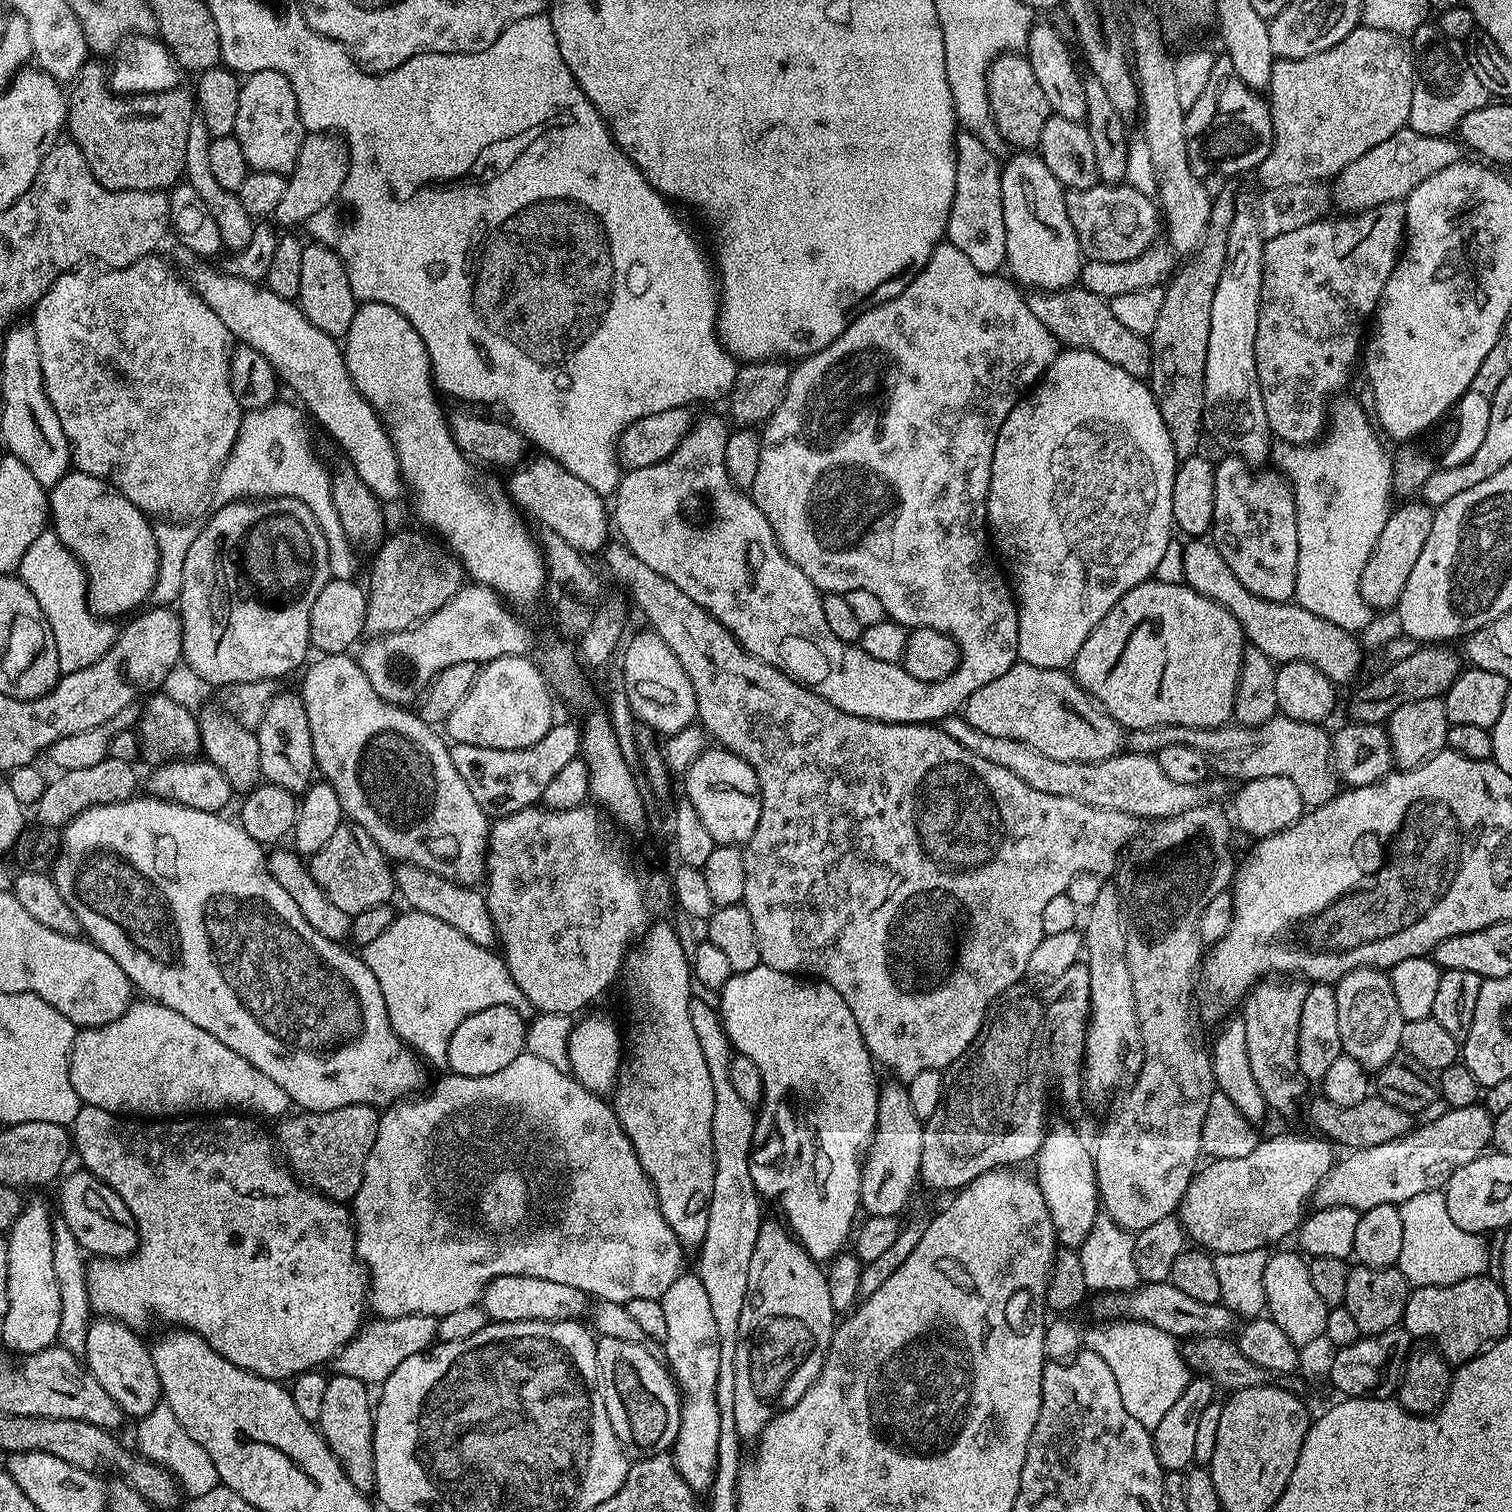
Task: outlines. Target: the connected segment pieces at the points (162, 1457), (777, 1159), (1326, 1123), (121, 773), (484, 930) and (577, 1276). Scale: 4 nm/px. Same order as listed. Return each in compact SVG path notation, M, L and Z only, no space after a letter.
M161 1402L158 1406L154 1406L150 1414L139 1417L137 1424L140 1425L136 1428L135 1451L150 1462L162 1465L175 1478L185 1497L210 1494L210 1490L221 1487L220 1475L214 1466L214 1458L210 1458L210 1454L206 1454L204 1447L194 1442L190 1434L186 1434L182 1422L174 1418L174 1410L170 1410L168 1404Z
M760 963L754 970L737 972L718 993L718 1011L720 1019L724 1021L724 1036L736 1047L735 1051L742 1056L748 1056L758 1066L760 1077L764 1083L764 1099L756 1118L756 1129L752 1139L752 1157L750 1158L750 1178L754 1182L756 1191L761 1197L776 1196L776 1204L780 1207L779 1215L789 1232L799 1240L800 1245L816 1259L817 1262L831 1261L833 1256L841 1255L845 1251L844 1243L849 1243L854 1232L856 1212L860 1208L860 1170L862 1157L867 1153L872 1135L876 1132L878 1122L878 1098L880 1088L876 1084L876 1076L872 1073L874 1061L868 1052L866 1042L862 1038L862 1030L858 1030L858 1022L854 1022L854 1014L850 1014L850 1006L842 1002L842 994L834 990L834 986L825 984L823 980L815 978L801 978L799 975L774 970L770 966Z
M1369 1095L1367 1100L1358 1102L1358 1106L1338 1106L1323 1096L1308 1104L1308 1120L1321 1137L1327 1138L1337 1145L1345 1144L1345 1149L1365 1148L1366 1146L1382 1146L1382 1142L1390 1142L1394 1138L1402 1138L1413 1131L1413 1113L1404 1112L1398 1106L1390 1106L1390 1102L1381 1100L1379 1096Z
M106 759L95 766L85 766L83 770L60 772L57 780L49 779L42 796L34 805L37 825L63 829L82 810L99 804L119 804L122 800L133 799L137 795L135 767L126 761Z
M397 863L394 868L396 892L405 900L407 907L423 914L432 914L439 921L448 922L459 934L464 934L470 942L477 946L495 949L496 927L488 913L488 904L484 900L484 892L467 884L456 884L453 880L442 878L442 874L434 874L422 866Z
M527 1050L514 1058L510 1066L498 1070L498 1074L447 1075L423 1094L387 1105L380 1112L378 1138L374 1138L370 1158L366 1158L362 1186L358 1186L354 1201L356 1257L368 1273L370 1291L366 1300L371 1311L372 1308L376 1311L377 1317L389 1320L410 1314L426 1314L437 1318L454 1314L454 1310L463 1310L466 1306L477 1303L490 1281L503 1276L550 1278L550 1282L563 1282L565 1286L574 1286L574 1290L587 1292L589 1297L597 1301L609 1300L619 1304L628 1304L630 1298L659 1300L666 1294L666 1290L670 1290L670 1286L674 1286L676 1279L685 1271L686 1249L674 1230L666 1226L666 1218L662 1218L656 1191L638 1162L638 1154L634 1154L630 1138L626 1138L618 1122L615 1108L607 1099L583 1088L575 1076L565 1069L550 1066L546 1058L538 1058Z

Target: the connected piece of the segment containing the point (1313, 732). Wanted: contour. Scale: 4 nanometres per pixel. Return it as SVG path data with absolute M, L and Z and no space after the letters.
M1277 714L1273 720L1253 728L1245 728L1235 722L1223 728L1191 728L1177 724L1138 728L1127 733L1126 744L1131 751L1149 754L1162 750L1162 746L1194 746L1194 750L1208 758L1208 766L1213 773L1224 778L1237 776L1240 782L1267 776L1290 778L1290 782L1298 786L1298 794L1302 794L1305 809L1311 810L1326 806L1338 791L1338 777L1332 766L1332 738L1322 729L1320 724L1298 722Z

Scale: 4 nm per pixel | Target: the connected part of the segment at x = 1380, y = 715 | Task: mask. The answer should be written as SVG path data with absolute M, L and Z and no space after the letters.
M1420 646L1410 655L1401 660L1392 660L1389 668L1384 668L1373 680L1368 680L1352 696L1348 704L1348 712L1357 724L1383 725L1398 710L1398 706L1406 706L1406 702L1422 702L1422 698L1441 698L1450 690L1450 686L1456 681L1462 671L1462 656L1459 651L1451 652L1448 646Z

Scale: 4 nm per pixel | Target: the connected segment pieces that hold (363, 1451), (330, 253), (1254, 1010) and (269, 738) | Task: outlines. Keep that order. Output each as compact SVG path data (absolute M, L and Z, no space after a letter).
M333 1375L326 1386L322 1401L322 1414L318 1421L318 1431L328 1443L329 1450L336 1455L346 1478L365 1494L376 1487L374 1470L374 1450L372 1449L372 1422L374 1419L374 1396L369 1385L358 1382L358 1378Z
M319 242L305 243L302 250L302 286L298 303L306 318L326 334L337 338L348 335L350 322L358 307L355 294L350 290L350 278L340 255Z
M1276 974L1255 984L1242 1001L1242 1015L1246 1026L1246 1055L1250 1058L1250 1071L1254 1073L1254 1082L1258 1082L1258 1090L1262 1090L1262 1098L1268 1103L1273 1113L1281 1112L1288 1116L1295 1110L1295 1100L1309 1087L1309 1080L1302 1074L1298 1066L1298 1030L1302 1022L1302 1002L1306 1002L1309 981L1293 978L1288 974Z
M277 691L276 697L268 704L266 714L262 714L262 722L254 731L258 738L258 754L262 754L261 777L269 784L282 786L287 792L303 793L313 783L311 772L316 768L316 759L310 738L310 722L299 691Z

